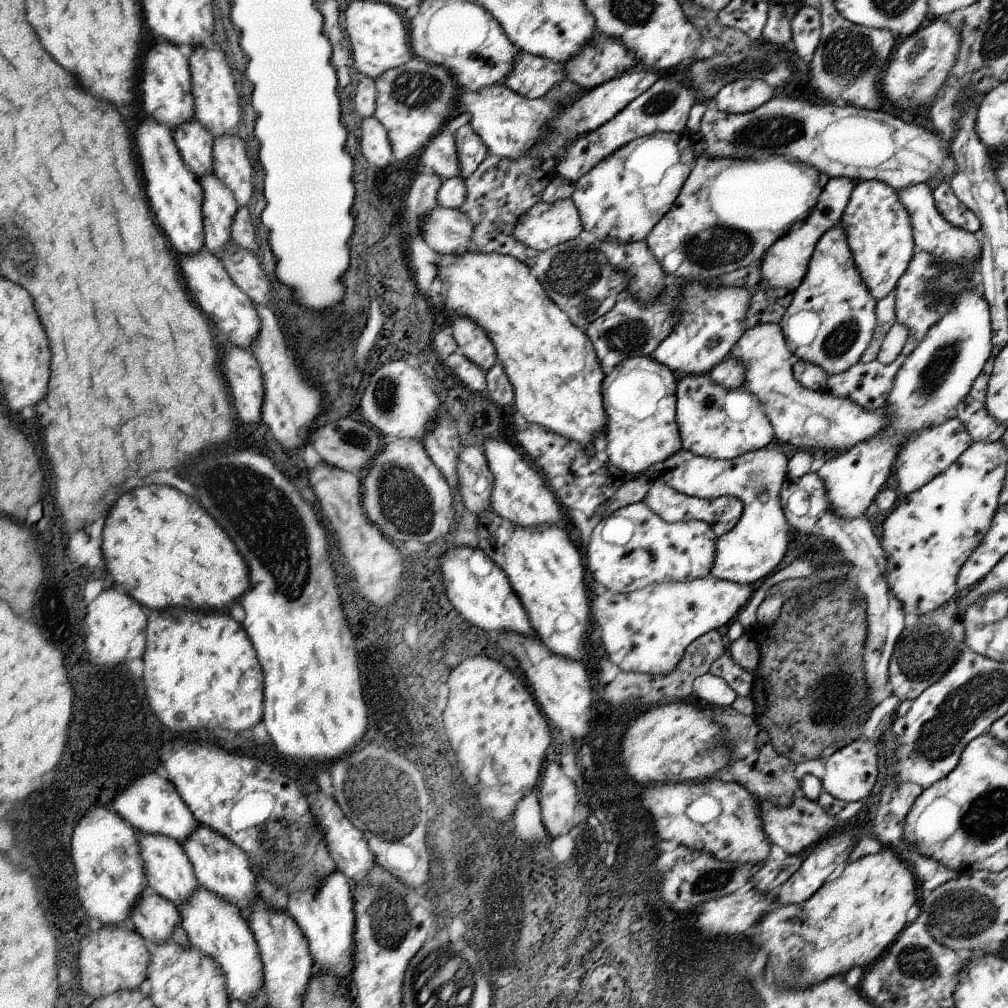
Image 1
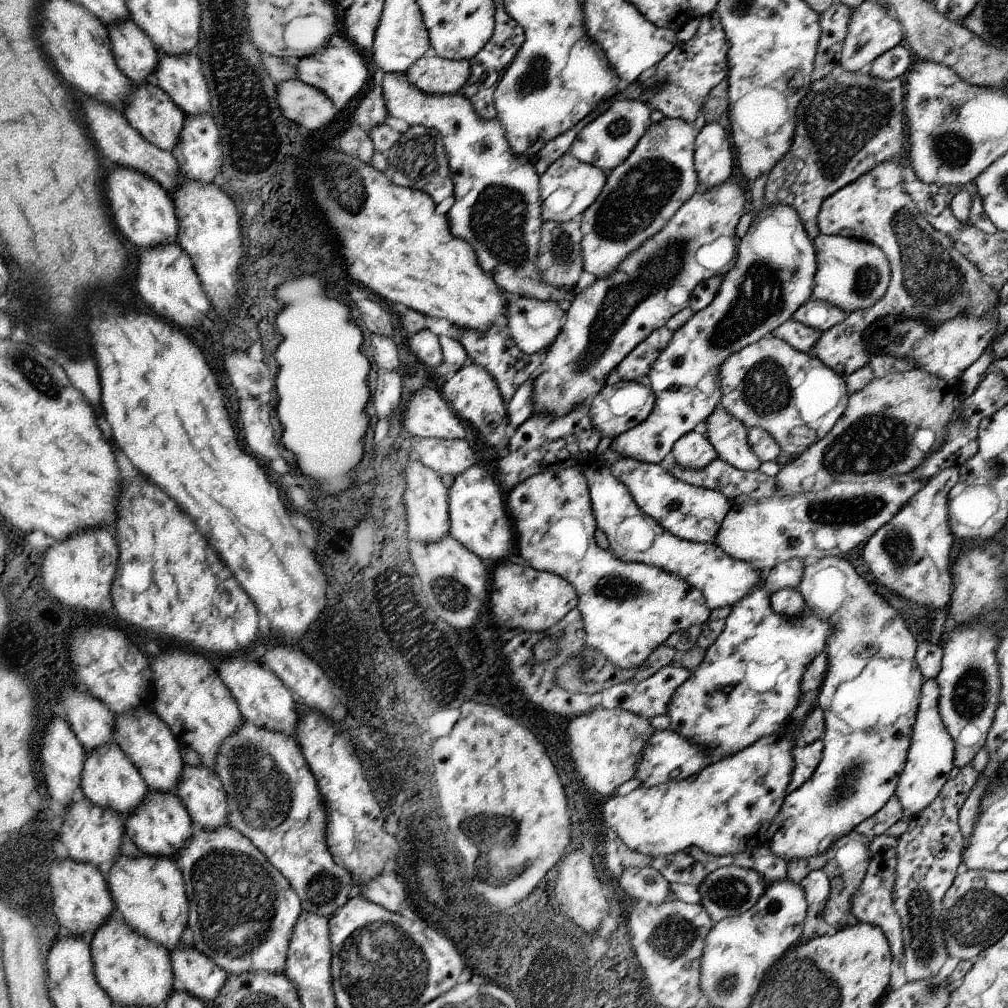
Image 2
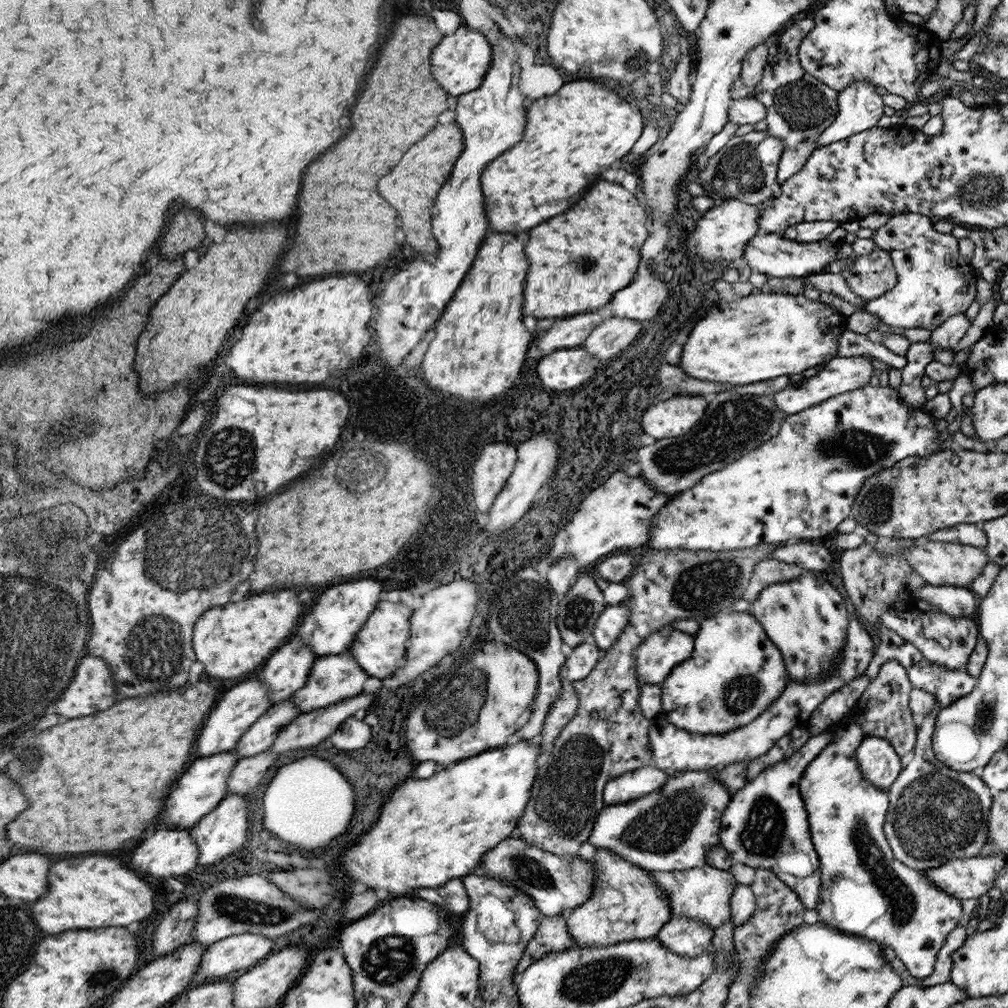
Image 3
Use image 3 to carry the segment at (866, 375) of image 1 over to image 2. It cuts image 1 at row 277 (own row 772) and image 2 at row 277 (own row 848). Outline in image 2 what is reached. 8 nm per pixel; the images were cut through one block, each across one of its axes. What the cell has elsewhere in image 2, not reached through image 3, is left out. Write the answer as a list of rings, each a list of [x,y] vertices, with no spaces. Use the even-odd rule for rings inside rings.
[[[905,156],[877,164],[859,180],[829,196],[817,216],[821,236],[857,238],[875,244],[877,248],[885,248],[885,252],[889,252],[891,262],[889,292],[885,292],[885,296],[873,304],[873,308],[847,314],[843,322],[825,330],[809,352],[809,356],[815,356],[843,378],[851,376],[863,366],[871,368],[875,380],[893,374],[905,374],[913,368],[913,362],[895,360],[889,356],[873,356],[865,350],[865,328],[875,326],[877,320],[883,320],[885,316],[901,316],[901,320],[919,318],[923,324],[935,326],[957,314],[981,318],[993,314],[995,302],[999,298],[997,292],[981,280],[981,272],[961,252],[957,252],[957,248],[953,248],[951,236],[935,230],[917,210],[917,204],[903,188],[905,168]]]

